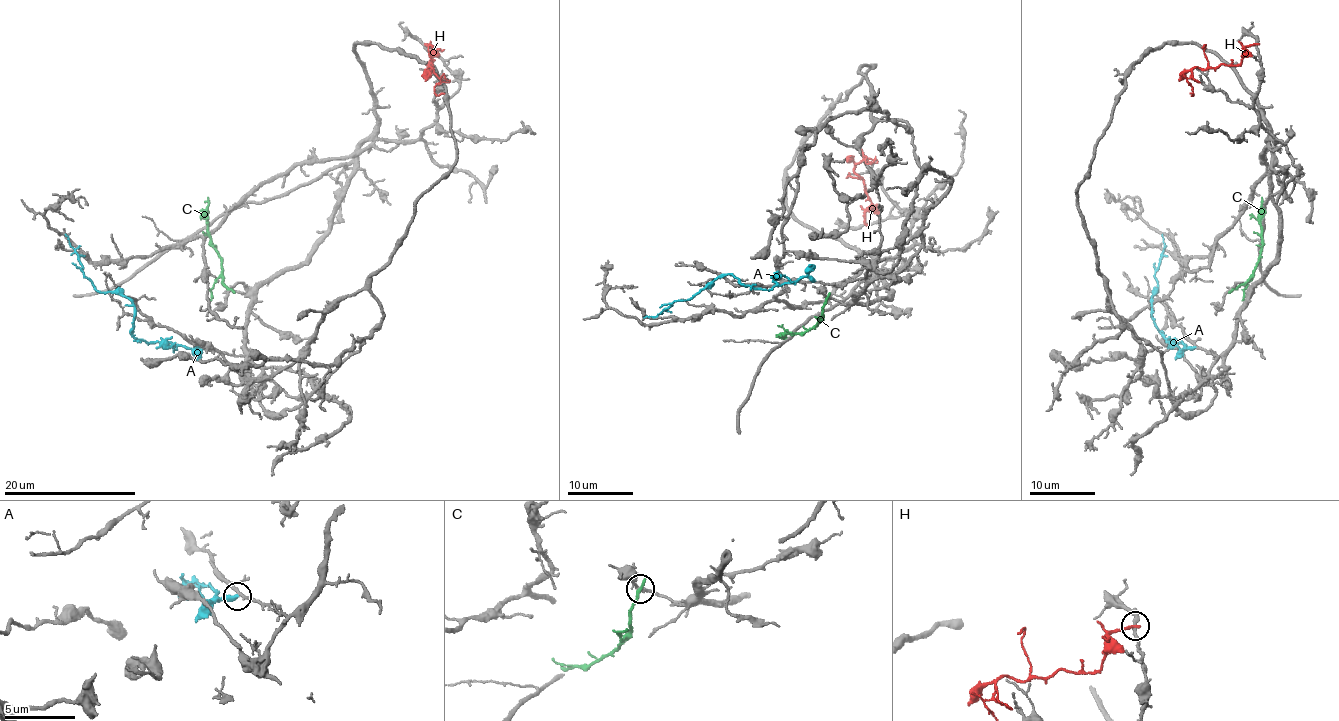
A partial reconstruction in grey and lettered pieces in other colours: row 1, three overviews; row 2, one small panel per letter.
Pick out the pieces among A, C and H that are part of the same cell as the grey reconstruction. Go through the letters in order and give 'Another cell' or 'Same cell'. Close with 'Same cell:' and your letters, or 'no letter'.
A: Another cell
C: Another cell
H: Another cell
Same cell: no letter

